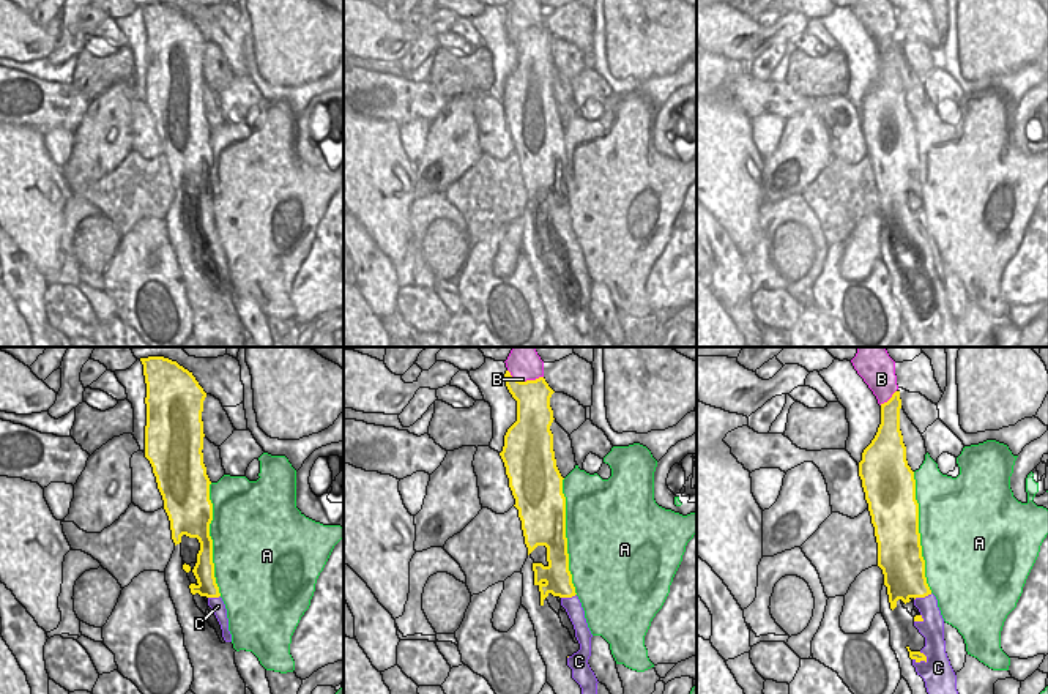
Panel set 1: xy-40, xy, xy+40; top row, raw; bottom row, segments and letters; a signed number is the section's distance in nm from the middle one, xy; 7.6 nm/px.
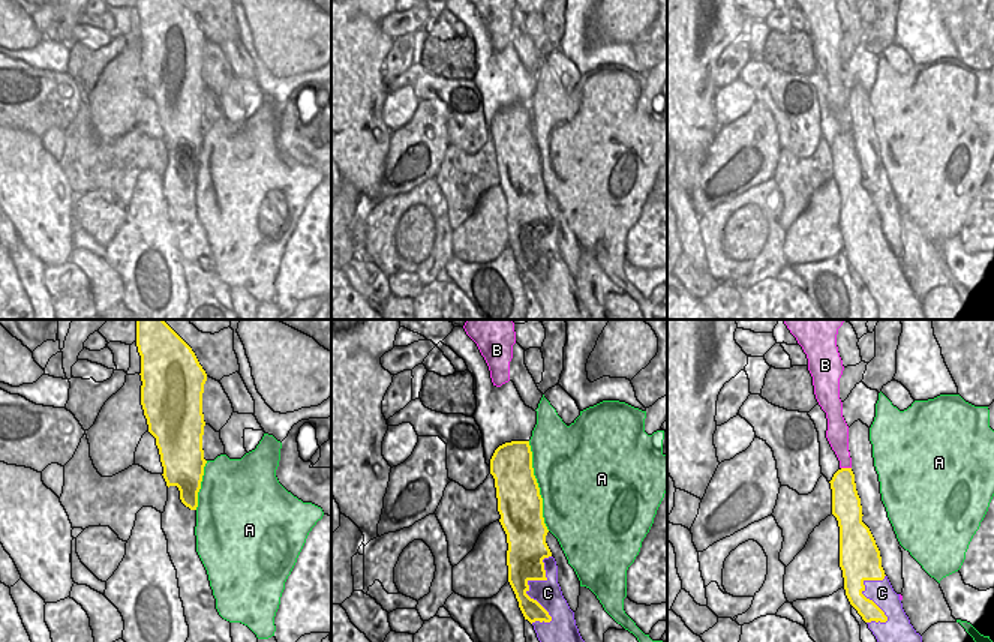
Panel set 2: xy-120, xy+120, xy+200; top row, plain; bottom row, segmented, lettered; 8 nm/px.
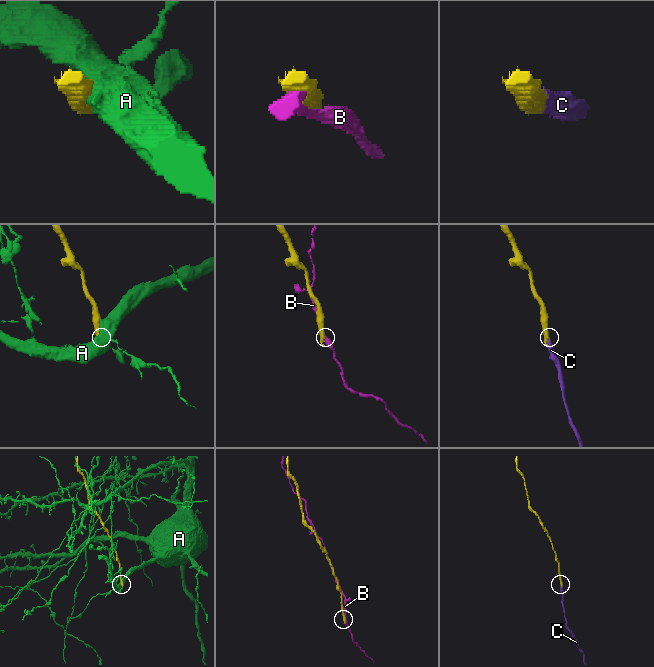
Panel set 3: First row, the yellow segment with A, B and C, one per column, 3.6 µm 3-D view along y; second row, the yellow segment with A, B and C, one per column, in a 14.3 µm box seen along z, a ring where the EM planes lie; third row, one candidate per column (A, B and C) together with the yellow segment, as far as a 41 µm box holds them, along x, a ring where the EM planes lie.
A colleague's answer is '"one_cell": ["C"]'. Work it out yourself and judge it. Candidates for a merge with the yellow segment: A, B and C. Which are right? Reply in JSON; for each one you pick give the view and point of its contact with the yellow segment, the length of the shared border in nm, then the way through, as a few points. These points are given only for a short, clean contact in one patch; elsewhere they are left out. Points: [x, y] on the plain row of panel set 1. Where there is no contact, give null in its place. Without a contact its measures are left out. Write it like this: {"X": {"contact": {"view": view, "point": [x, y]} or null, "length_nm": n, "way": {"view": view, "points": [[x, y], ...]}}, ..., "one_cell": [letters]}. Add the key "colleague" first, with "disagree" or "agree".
{"colleague": "agree", "C": {"contact": {"view": "xy+40", "point": [919, 308]}, "length_nm": 120}, "one_cell": ["C"]}

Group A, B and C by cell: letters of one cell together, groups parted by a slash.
A / B / C

